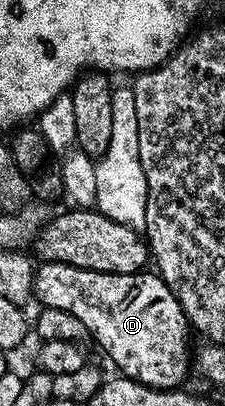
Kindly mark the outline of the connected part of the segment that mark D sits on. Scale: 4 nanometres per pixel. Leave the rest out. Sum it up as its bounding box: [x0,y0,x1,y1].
[34,261,190,389]

